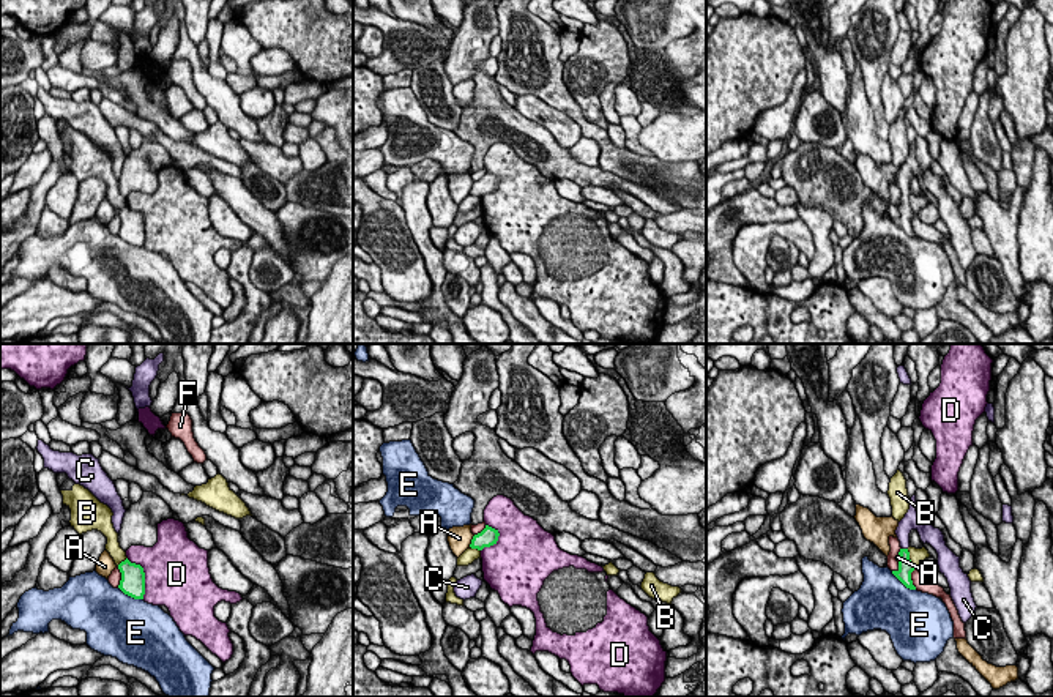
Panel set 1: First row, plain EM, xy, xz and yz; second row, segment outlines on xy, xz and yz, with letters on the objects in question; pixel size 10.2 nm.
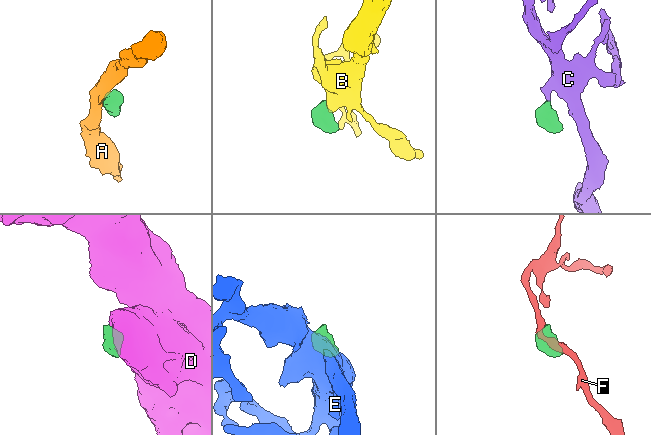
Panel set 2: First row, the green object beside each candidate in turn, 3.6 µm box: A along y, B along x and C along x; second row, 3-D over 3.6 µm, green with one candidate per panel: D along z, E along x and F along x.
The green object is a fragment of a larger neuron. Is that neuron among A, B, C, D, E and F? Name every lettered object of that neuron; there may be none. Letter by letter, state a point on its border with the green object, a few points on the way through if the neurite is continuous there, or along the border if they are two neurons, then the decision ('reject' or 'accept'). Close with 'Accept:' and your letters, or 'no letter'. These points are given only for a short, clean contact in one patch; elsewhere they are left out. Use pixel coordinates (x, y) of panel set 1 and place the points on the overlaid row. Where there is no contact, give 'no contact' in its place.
A: xz (472, 541) | along xz (475, 535), (468, 546) | reject
B: yz (908, 559) | along yz (907, 549), (908, 559), (916, 566) | reject
C: yz (905, 549) | across yz (905, 566), (905, 549), (905, 525) | accept
D: xy (144, 576) | reject
E: yz (904, 584) | along yz (891, 571), (907, 587), (915, 590) | reject
F: xy (122, 577) | reject
Accept: C

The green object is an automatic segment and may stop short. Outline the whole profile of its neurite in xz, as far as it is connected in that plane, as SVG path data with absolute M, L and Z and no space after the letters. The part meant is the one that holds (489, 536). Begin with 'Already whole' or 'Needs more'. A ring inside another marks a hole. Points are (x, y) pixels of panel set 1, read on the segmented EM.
Already whole. M486 525L486 528L481 533L473 536L470 547L482 550L484 547L497 544L498 536L500 536L498 530Z

